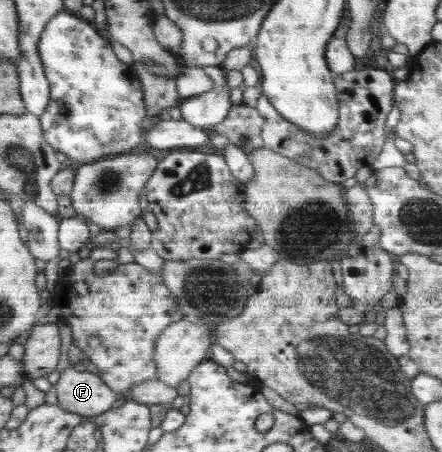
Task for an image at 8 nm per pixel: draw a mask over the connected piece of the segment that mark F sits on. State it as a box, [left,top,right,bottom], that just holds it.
[53,366,123,418]

